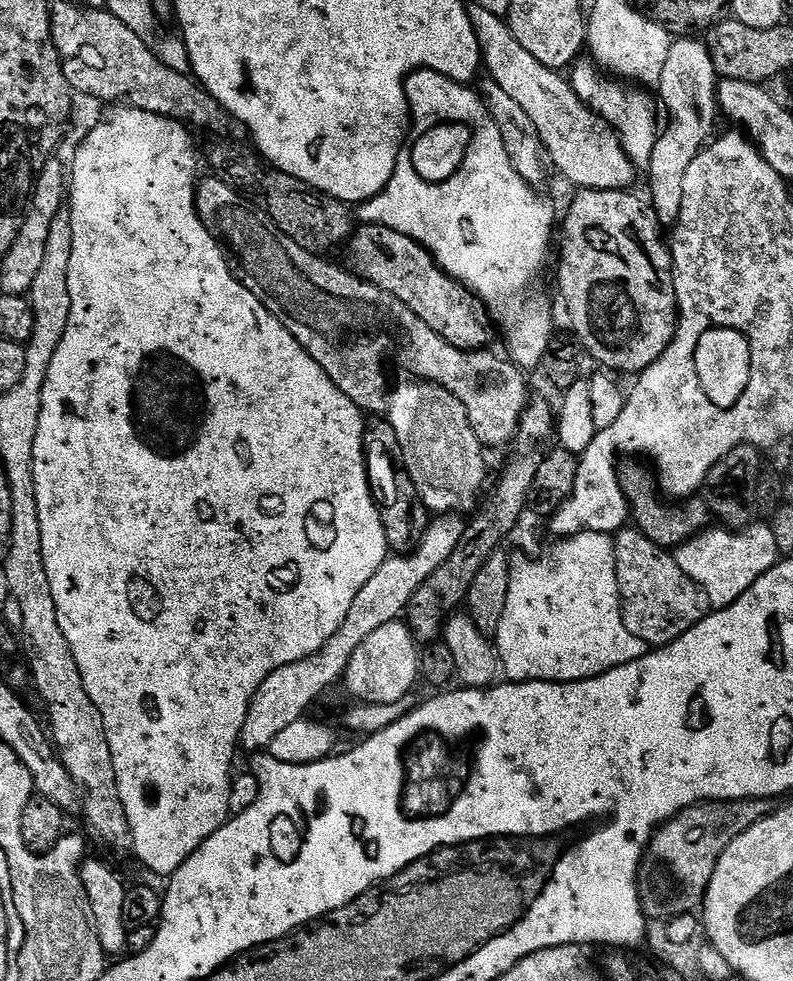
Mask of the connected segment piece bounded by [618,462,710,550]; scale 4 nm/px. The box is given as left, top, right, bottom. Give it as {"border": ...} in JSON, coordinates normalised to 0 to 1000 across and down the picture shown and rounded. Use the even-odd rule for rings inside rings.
{"border":[[[783,472],[779,477],[782,494],[792,510],[792,521],[796,529],[798,531],[802,529],[799,531],[801,537],[816,550],[825,552],[831,559],[851,561],[864,550],[873,549],[879,542],[889,541],[894,537],[895,519],[887,508],[858,508],[849,512],[832,501],[830,486],[816,472],[787,472]]]}

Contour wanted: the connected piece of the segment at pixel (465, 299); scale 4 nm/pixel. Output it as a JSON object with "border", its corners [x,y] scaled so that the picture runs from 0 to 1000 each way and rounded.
{"border":[[[454,228],[445,235],[436,256],[438,272],[445,281],[453,281],[477,296],[502,304],[502,308],[517,312],[517,316],[522,316],[522,320],[527,320],[527,324],[532,324],[532,328],[537,328],[547,340],[557,340],[567,353],[603,359],[619,352],[615,351],[620,347],[617,315],[571,281],[561,279],[550,264],[522,243],[502,239],[502,234],[492,234],[492,230]]]}

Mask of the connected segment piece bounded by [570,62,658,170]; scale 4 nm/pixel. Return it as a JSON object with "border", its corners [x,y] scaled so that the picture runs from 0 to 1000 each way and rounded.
{"border":[[[728,64],[720,70],[719,81],[721,91],[736,101],[736,105],[748,114],[758,118],[765,126],[779,133],[782,148],[787,150],[789,157],[803,172],[816,172],[820,161],[825,157],[825,149],[830,138],[830,126],[827,130],[828,103],[823,99],[822,103],[807,90],[796,94],[789,87],[781,86],[779,83],[770,82],[767,77],[760,77],[747,65]]]}

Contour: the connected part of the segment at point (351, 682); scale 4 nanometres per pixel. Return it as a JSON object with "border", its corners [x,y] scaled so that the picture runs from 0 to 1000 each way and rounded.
{"border":[[[498,632],[487,638],[480,638],[478,642],[472,642],[472,646],[467,646],[467,650],[462,650],[462,654],[456,654],[456,659],[451,659],[451,663],[446,663],[446,671],[441,671],[441,679],[434,685],[431,694],[433,700],[439,700],[439,705],[445,709],[445,715],[460,718],[485,718],[487,716],[502,716],[507,712],[512,712],[512,707],[523,702],[530,689],[530,667],[531,662],[527,654],[520,648],[520,644],[515,641],[513,635]]]}

